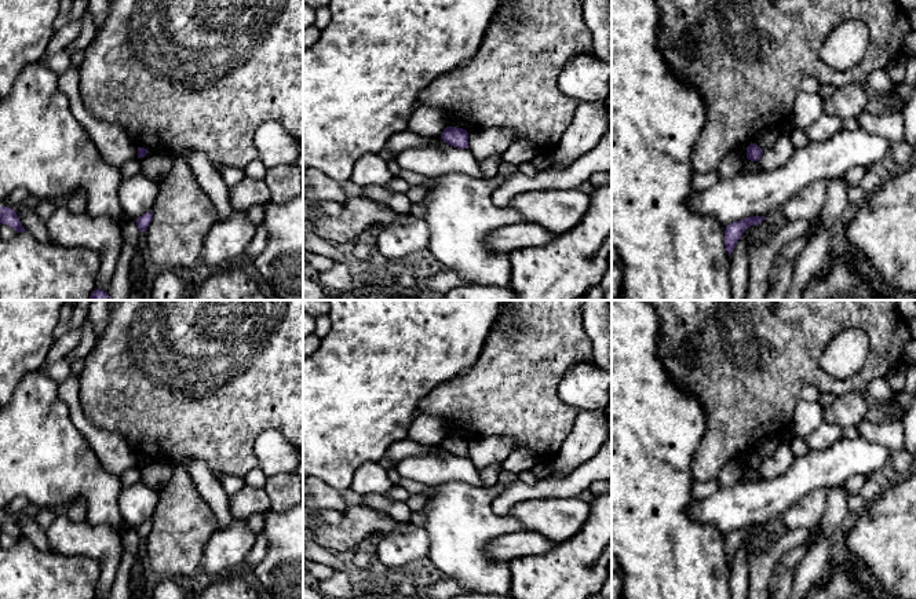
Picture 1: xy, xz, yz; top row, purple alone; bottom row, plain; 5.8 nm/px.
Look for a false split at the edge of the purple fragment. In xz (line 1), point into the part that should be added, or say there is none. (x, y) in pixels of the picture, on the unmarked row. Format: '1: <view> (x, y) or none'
1: none

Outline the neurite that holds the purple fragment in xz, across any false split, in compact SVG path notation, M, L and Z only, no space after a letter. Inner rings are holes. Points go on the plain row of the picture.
M446 435L441 442L441 448L457 457L468 457L468 441L463 437Z

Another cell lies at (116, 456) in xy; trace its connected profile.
M70 373L58 384L58 395L67 405L73 424L92 448L106 472L120 476L125 470L138 467L138 454L121 435L99 430L85 417L80 405L79 379L74 375Z

